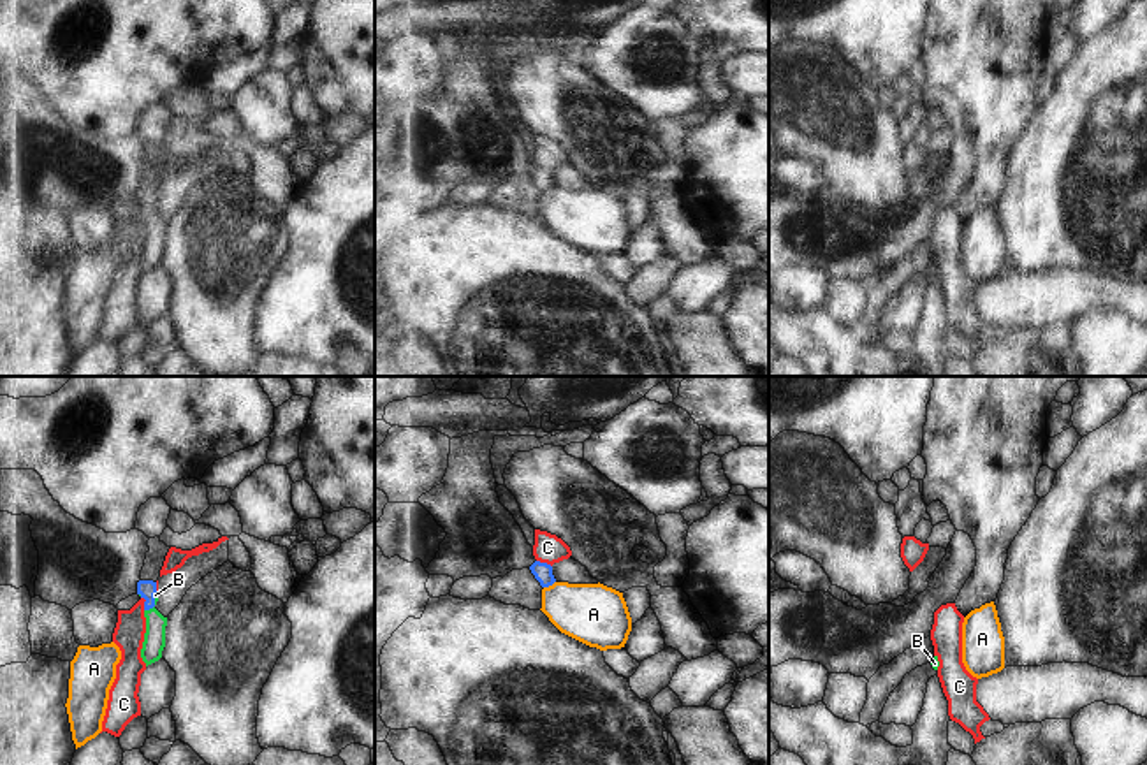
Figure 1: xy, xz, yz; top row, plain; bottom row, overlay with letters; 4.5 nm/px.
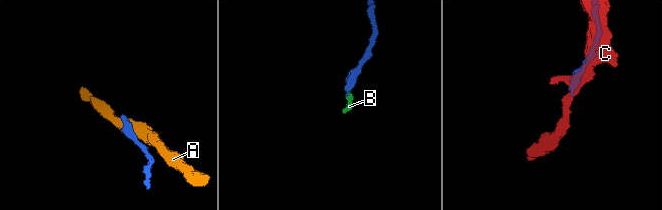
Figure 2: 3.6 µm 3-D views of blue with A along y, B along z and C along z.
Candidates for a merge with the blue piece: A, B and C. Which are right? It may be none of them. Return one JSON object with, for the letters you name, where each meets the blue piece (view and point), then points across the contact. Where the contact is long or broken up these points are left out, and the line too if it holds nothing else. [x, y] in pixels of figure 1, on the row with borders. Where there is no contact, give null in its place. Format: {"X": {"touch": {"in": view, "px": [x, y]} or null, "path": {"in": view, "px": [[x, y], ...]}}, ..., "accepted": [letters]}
{"B": {"touch": {"in": "xy", "px": [153, 604]}, "path": {"in": "xy", "px": [[145, 588], [153, 604], [155, 595]]}}, "accepted": ["B"]}

